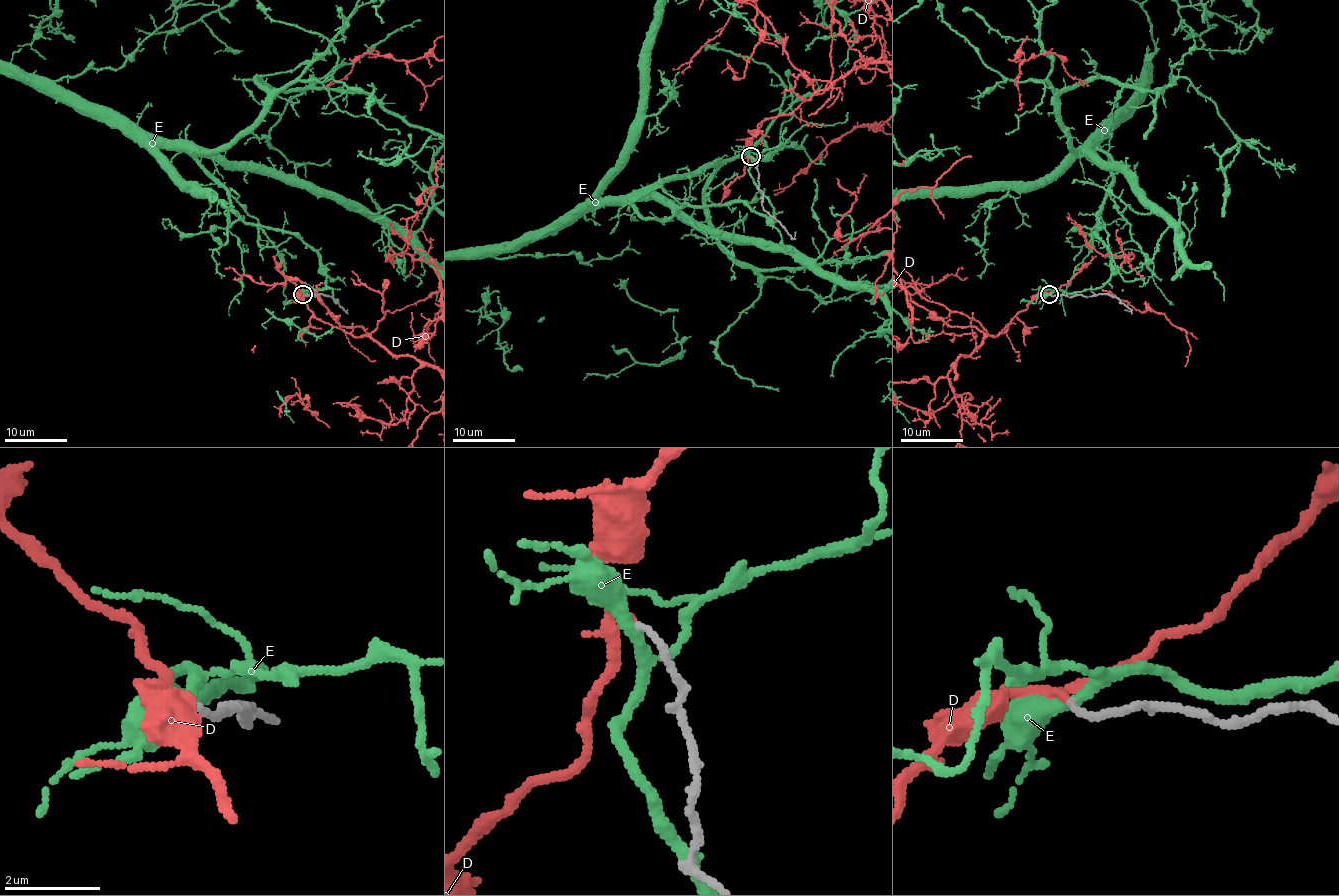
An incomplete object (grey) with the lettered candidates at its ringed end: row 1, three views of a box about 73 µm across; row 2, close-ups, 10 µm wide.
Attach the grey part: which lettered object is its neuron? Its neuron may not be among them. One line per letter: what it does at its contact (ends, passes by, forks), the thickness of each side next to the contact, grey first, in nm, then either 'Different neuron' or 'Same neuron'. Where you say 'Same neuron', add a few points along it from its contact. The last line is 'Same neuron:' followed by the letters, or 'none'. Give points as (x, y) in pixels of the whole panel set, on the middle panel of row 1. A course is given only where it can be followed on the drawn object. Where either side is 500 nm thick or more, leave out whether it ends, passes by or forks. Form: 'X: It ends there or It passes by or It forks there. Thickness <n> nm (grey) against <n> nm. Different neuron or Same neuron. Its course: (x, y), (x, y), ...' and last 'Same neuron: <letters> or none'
D: It forks there. Thickness 140 nm (grey) against 150 nm. Same neuron
E: It forks there. Thickness 150 nm (grey) against 260 nm. Different neuron
Same neuron: D

